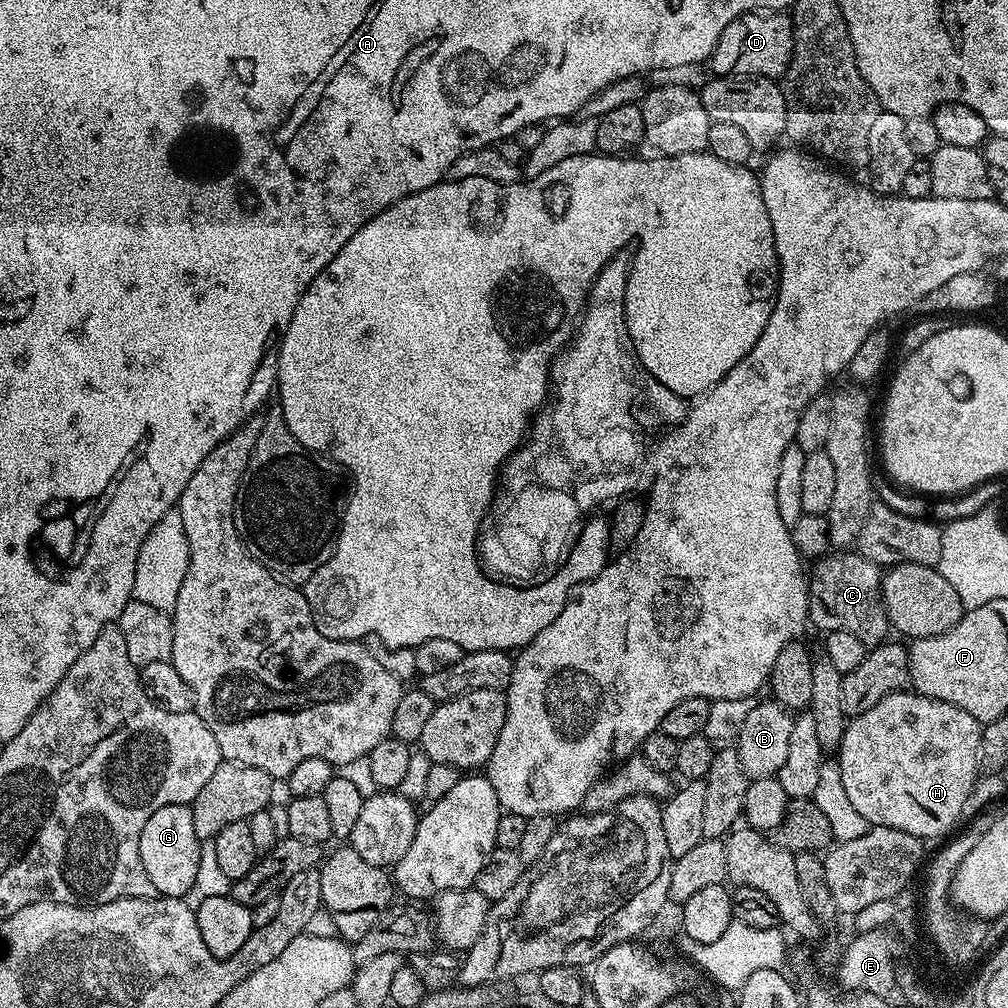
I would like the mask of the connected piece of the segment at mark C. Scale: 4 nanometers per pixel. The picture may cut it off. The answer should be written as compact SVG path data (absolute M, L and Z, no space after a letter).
M840 550L815 561L816 569L811 569L808 580L808 619L811 627L821 628L827 634L834 630L846 630L846 634L854 634L863 644L875 646L885 643L887 632L890 632L888 615L884 609L882 598L882 582L884 572L881 565L875 564L870 558L860 555L856 550Z

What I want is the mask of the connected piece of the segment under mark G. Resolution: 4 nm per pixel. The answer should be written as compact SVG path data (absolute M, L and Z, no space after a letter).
M189 805L162 806L162 810L154 810L154 814L150 814L146 826L142 826L140 853L142 866L146 866L146 874L150 882L154 882L159 895L179 900L188 893L190 886L194 886L201 843L198 834L194 834L194 814Z

